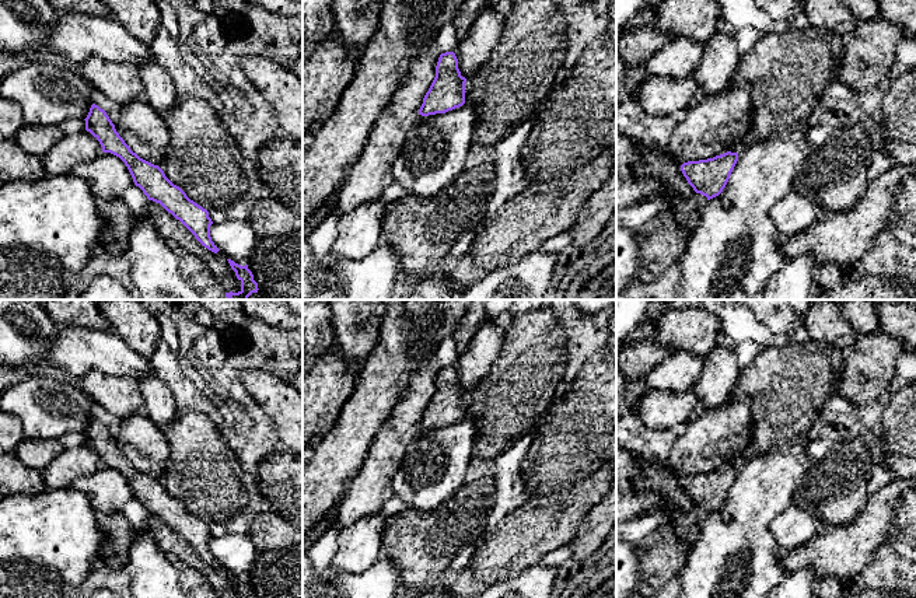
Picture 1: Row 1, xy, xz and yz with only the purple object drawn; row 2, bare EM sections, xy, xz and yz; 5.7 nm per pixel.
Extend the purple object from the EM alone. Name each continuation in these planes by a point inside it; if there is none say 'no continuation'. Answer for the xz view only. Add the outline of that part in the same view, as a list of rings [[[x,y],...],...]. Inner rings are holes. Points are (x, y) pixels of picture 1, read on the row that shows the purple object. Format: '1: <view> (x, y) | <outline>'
no continuation

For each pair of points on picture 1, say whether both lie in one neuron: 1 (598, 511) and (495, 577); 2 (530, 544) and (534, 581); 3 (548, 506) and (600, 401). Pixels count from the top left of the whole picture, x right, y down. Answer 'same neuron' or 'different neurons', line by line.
1: different neurons
2: different neurons
3: different neurons

